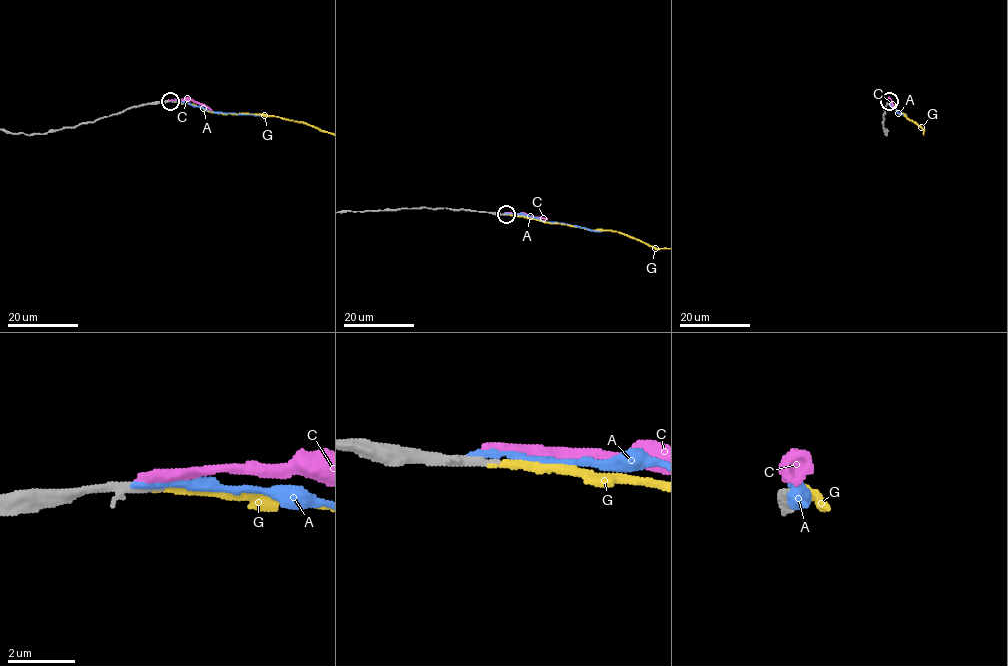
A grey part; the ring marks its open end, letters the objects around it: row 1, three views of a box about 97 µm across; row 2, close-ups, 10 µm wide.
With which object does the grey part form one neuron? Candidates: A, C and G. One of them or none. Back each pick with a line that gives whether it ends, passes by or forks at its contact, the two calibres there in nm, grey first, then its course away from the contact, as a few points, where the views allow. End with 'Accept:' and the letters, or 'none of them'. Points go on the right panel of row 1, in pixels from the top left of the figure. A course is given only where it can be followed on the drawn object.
G: it ends there; 180 nm thick on the grey side, 200 nm on the other
Accept: G

